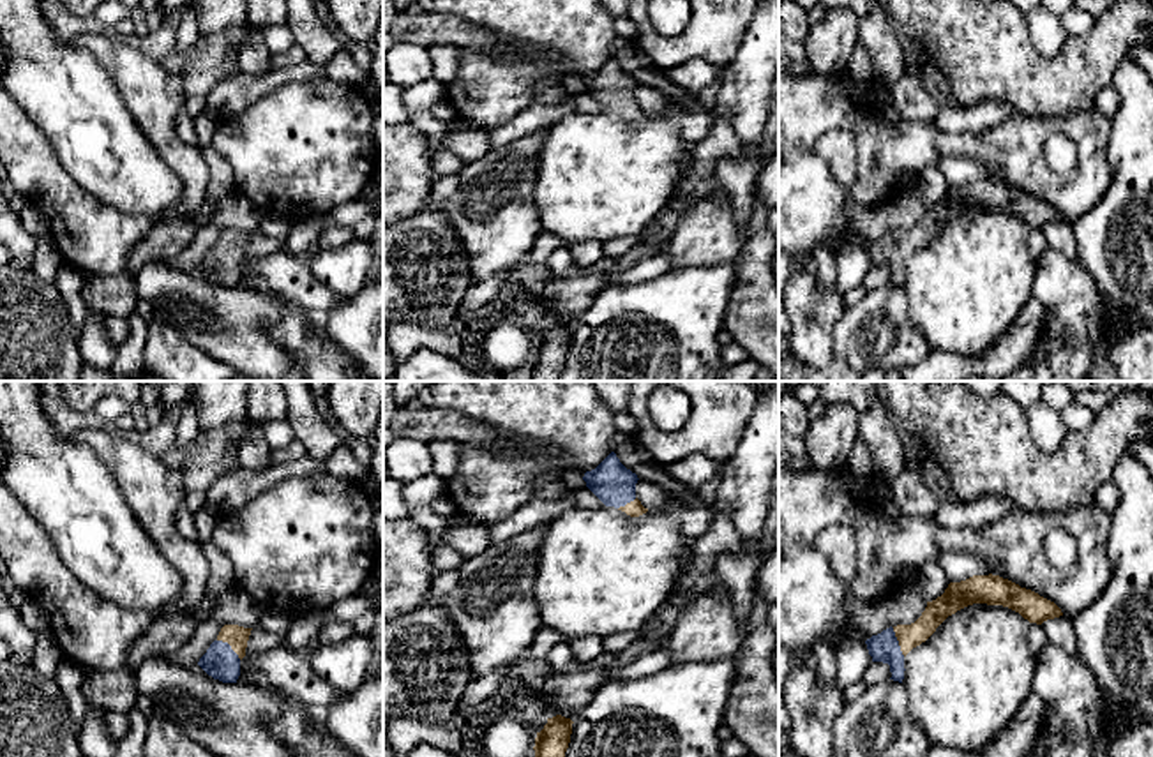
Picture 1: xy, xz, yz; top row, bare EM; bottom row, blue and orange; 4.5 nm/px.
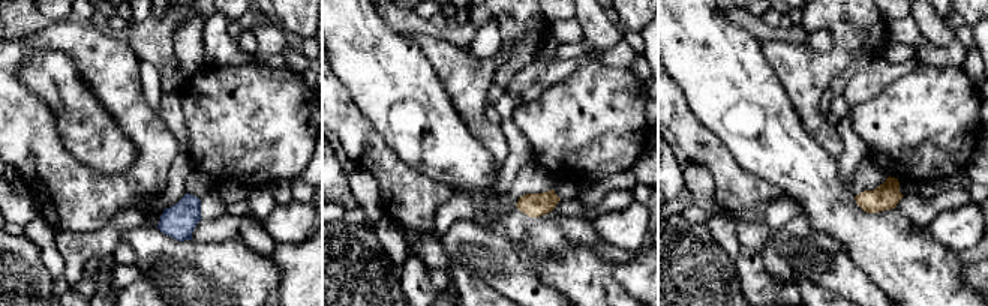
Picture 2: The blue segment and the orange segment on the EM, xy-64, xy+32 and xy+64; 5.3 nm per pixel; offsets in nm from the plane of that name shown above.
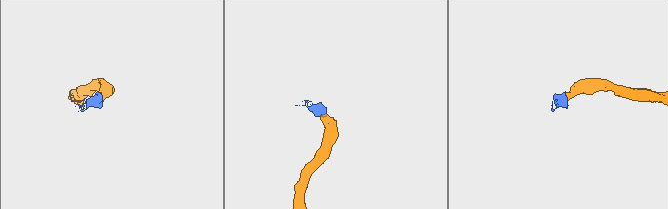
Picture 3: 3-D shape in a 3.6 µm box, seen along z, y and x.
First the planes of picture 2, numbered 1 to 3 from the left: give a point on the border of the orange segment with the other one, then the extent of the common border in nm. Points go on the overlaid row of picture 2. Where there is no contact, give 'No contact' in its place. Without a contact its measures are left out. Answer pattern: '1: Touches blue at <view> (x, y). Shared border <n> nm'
1: No contact
2: No contact
3: No contact

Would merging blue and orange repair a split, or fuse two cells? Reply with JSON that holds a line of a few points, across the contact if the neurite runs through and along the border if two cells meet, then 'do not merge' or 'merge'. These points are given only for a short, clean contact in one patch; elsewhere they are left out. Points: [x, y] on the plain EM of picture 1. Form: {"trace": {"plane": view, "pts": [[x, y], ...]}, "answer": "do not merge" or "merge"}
{"trace": {"plane": "yz", "pts": [[885, 253], [897, 247], [910, 240]]}, "answer": "merge"}

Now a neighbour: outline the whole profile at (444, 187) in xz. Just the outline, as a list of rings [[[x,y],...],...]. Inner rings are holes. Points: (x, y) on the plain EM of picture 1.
[[[461,171],[454,175],[438,176],[433,184],[431,196],[426,203],[426,210],[443,212],[450,196],[457,191],[459,176]]]

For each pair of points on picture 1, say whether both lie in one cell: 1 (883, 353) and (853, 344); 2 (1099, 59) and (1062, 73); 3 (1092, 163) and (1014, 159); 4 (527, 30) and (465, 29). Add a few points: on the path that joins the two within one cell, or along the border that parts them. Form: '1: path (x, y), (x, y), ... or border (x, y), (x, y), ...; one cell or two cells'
1: path (876, 346), (860, 344); one cell
2: path (1090, 64), (1077, 73), (1070, 73); one cell
3: path (1072, 179), (1039, 180), (1033, 177); one cell
4: border (459, 18), (500, 36), (514, 52); two cells

